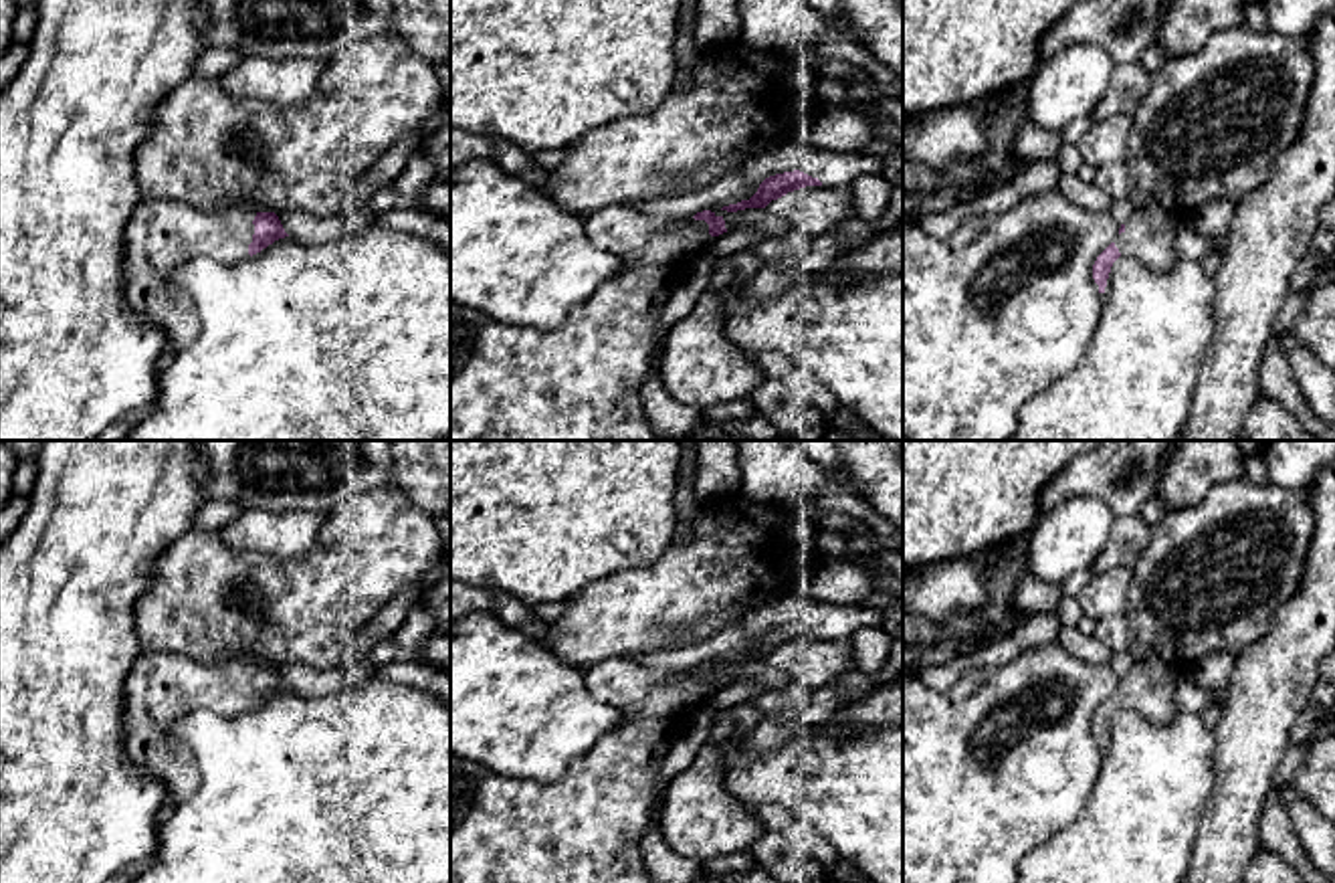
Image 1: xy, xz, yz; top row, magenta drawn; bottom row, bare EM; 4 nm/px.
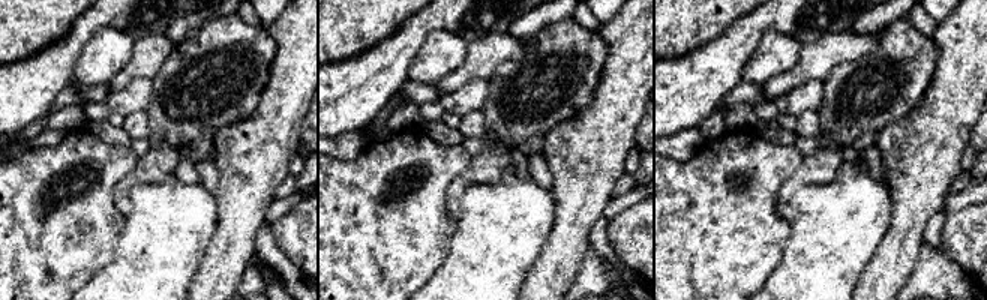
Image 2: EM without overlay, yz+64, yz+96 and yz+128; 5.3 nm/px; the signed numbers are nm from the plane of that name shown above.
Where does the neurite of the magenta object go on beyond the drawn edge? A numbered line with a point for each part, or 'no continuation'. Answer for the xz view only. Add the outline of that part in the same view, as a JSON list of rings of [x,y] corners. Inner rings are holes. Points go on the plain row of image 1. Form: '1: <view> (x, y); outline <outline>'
1: xz (637, 690); outline [[[628,655],[592,665],[584,681],[598,699],[614,701],[624,719],[662,717],[679,709],[693,711],[713,691],[705,673],[650,669]]]

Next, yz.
1: yz (1150, 685); outline [[[1153,653],[1143,661],[1133,661],[1125,683],[1113,695],[1121,709],[1135,709],[1153,721],[1169,721],[1179,713],[1177,683],[1177,669]]]

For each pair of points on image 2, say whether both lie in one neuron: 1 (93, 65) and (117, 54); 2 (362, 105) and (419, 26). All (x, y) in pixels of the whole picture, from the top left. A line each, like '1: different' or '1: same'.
1: same
2: same

